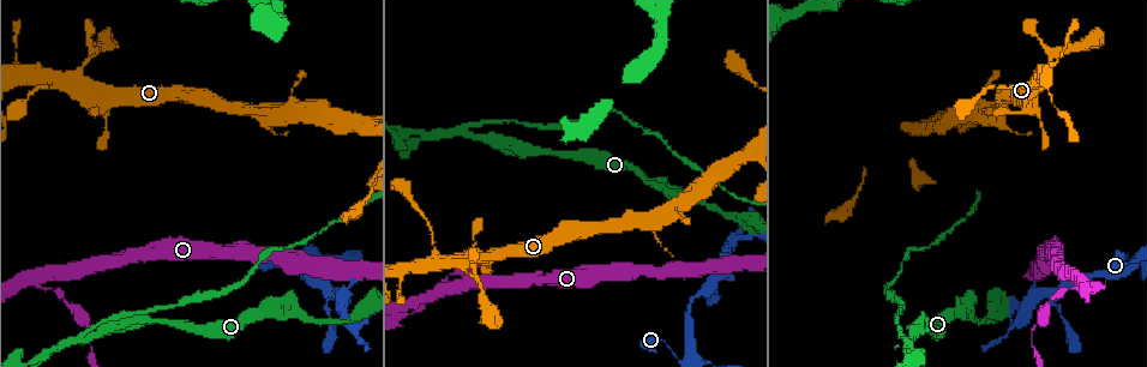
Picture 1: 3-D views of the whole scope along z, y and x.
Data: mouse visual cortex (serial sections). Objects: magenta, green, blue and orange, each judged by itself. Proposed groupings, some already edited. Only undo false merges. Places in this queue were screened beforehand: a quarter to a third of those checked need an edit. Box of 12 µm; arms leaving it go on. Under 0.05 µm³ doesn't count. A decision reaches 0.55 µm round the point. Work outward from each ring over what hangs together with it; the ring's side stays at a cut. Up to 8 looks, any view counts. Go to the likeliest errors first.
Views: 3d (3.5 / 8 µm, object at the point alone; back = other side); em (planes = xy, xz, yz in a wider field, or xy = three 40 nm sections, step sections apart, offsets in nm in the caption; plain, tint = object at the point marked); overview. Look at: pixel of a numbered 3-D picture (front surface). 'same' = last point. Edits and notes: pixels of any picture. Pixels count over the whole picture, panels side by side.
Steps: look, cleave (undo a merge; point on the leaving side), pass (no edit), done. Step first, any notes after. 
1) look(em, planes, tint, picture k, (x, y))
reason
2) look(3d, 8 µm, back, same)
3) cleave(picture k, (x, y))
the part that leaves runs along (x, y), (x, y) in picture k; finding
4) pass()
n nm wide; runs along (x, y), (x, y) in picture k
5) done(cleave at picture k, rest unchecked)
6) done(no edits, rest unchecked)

look(3d, 3.5 µm, picture 1, (89, 56))
thick turns thin

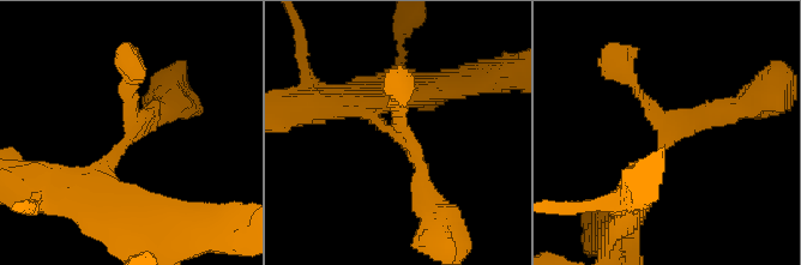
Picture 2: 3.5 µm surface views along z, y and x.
look(em, xy, step 5, tint, picture 2, (400, 137))
3 arms; arms of 150, 250, 300 nm

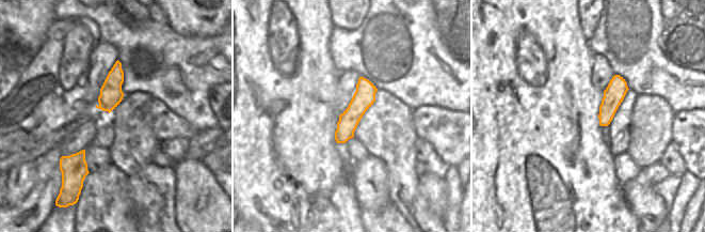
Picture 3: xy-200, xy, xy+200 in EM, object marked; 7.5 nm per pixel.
look(em, xy, step 3, tint, same)

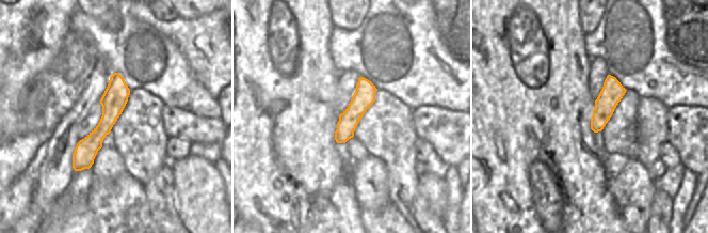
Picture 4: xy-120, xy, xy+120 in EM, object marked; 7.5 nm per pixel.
pass()
runs along (636, 199), (679, 125), (734, 110) in picture 2; all the same cell

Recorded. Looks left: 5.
look(3d, 3.5 µm, picture 1, (1129, 269))

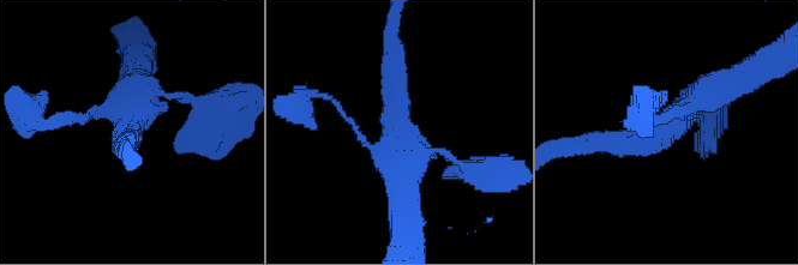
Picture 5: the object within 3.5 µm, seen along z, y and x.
look(em, xy, step 3, tint, picture 5, (397, 131))
4 arms; arms of 100, 250, 300, 400 nm; now the EM

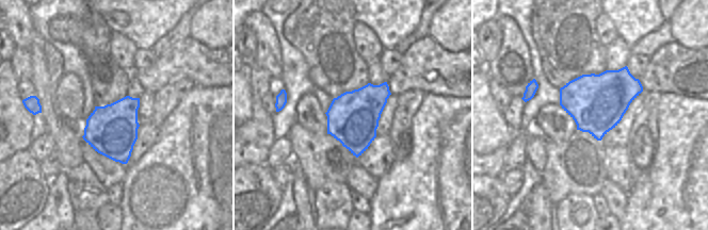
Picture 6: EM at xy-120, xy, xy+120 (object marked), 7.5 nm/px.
pass()
runs along (350, 120), (373, 148), (398, 136), (391, 53) in picture 5; all the same cell

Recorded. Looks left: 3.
look(3d, 3.5 µm, picture 1, (1053, 291))
calibre changes

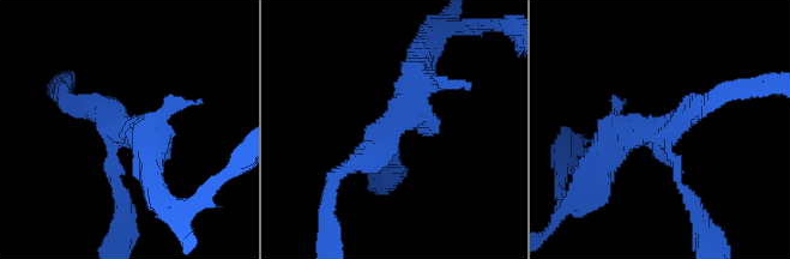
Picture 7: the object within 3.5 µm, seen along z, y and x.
look(em, xy, step 2, tint, picture 7, (669, 130))
now the EM

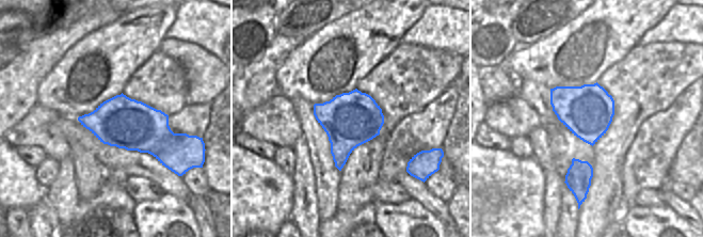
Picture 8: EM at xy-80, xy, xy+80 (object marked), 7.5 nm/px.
look(em, xy, step 3, tint, same)
another direction

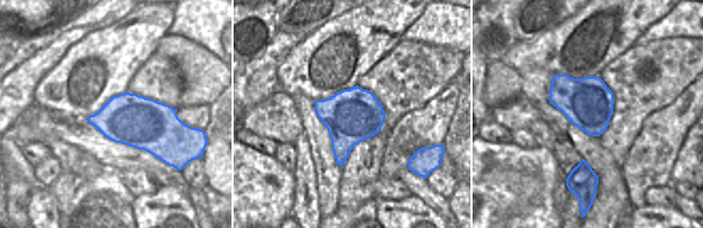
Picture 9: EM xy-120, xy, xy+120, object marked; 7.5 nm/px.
pass()
runs along (335, 179), (381, 145), (418, 74) in picture 7; one cell here

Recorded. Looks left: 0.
done(no edits, rest unchecked)

